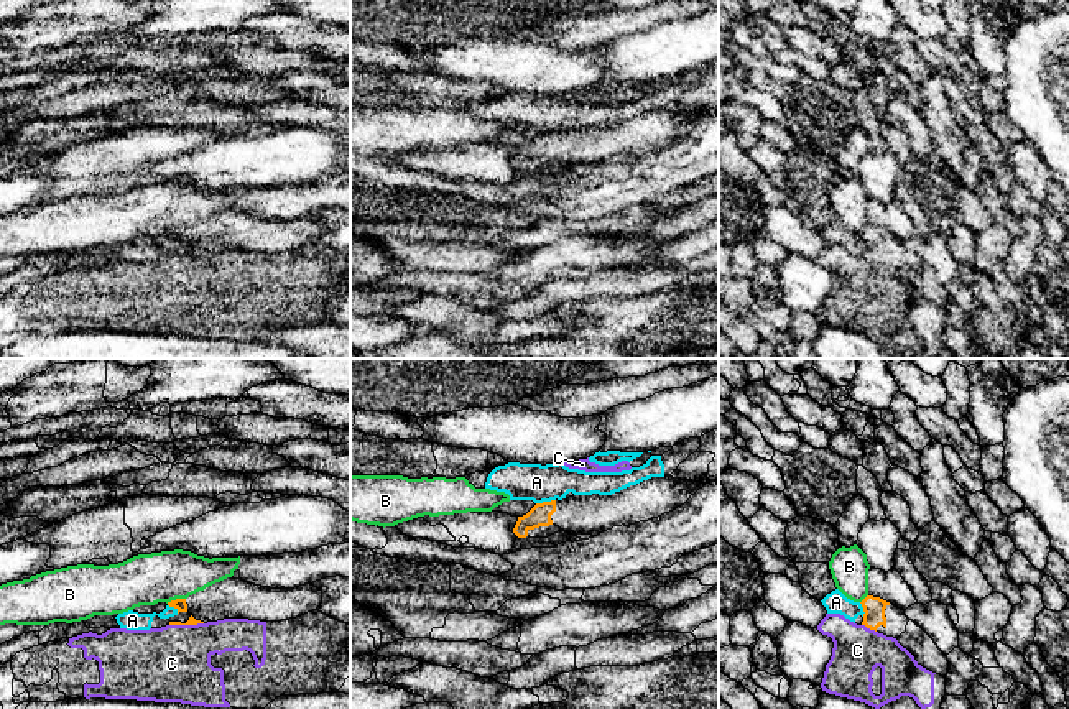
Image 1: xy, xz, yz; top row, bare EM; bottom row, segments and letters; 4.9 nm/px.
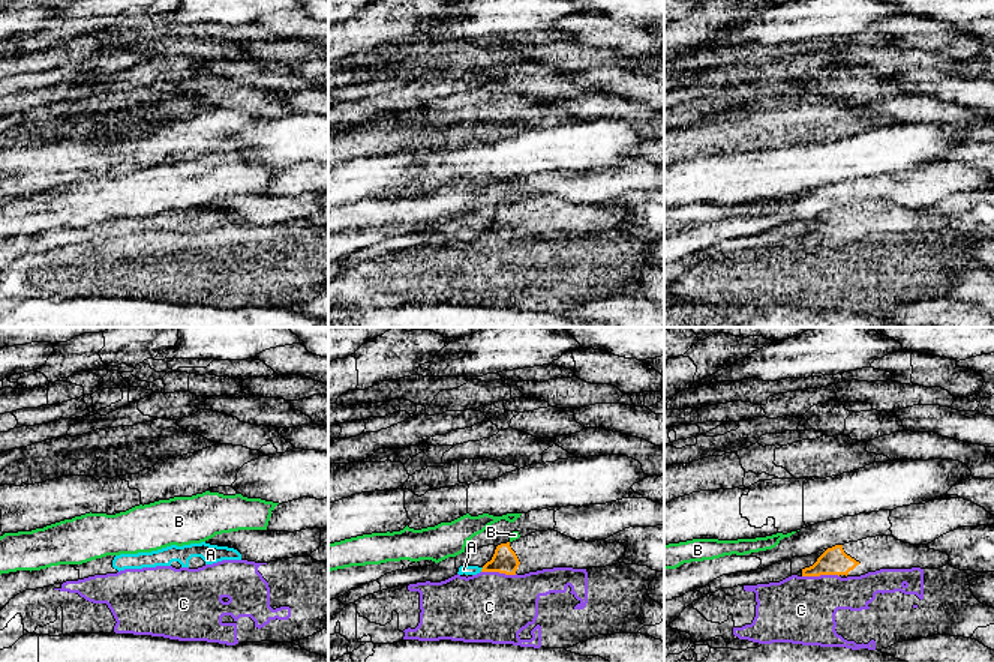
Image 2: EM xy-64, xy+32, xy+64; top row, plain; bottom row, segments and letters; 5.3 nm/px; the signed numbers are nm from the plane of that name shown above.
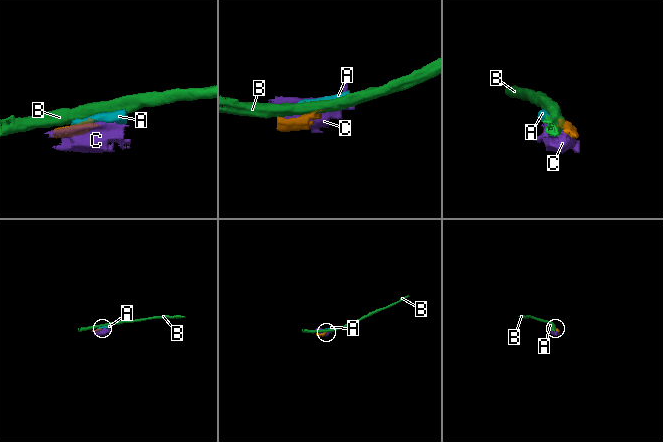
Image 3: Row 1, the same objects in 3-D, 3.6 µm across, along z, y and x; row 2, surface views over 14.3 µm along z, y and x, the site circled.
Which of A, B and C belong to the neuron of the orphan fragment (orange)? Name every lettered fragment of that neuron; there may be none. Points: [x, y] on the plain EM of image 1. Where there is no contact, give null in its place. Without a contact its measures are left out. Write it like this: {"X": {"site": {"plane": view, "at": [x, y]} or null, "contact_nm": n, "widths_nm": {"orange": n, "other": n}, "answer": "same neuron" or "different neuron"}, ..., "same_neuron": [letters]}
{"A": {"site": {"plane": "xz", "at": [545, 134]}, "contact_nm": 100, "widths_nm": {"orange": 110, "other": 180}, "answer": "different neuron"}, "B": {"site": {"plane": "xy", "at": [176, 231]}, "contact_nm": 100, "widths_nm": {"orange": 60, "other": 260}, "answer": "different neuron"}, "C": {"site": {"plane": "yz", "at": [869, 259]}, "contact_nm": 80, "widths_nm": {"orange": 110, "other": 240}, "answer": "different neuron"}, "same_neuron": []}

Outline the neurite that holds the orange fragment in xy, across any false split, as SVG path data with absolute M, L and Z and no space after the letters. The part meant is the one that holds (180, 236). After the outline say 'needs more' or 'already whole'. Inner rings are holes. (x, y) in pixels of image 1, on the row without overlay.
M227 209L187 230L168 234L178 245L191 245L186 255L169 253L169 257L197 257L224 250L281 253L317 242L321 234L322 222L311 215L294 220L270 220Z; needs more

